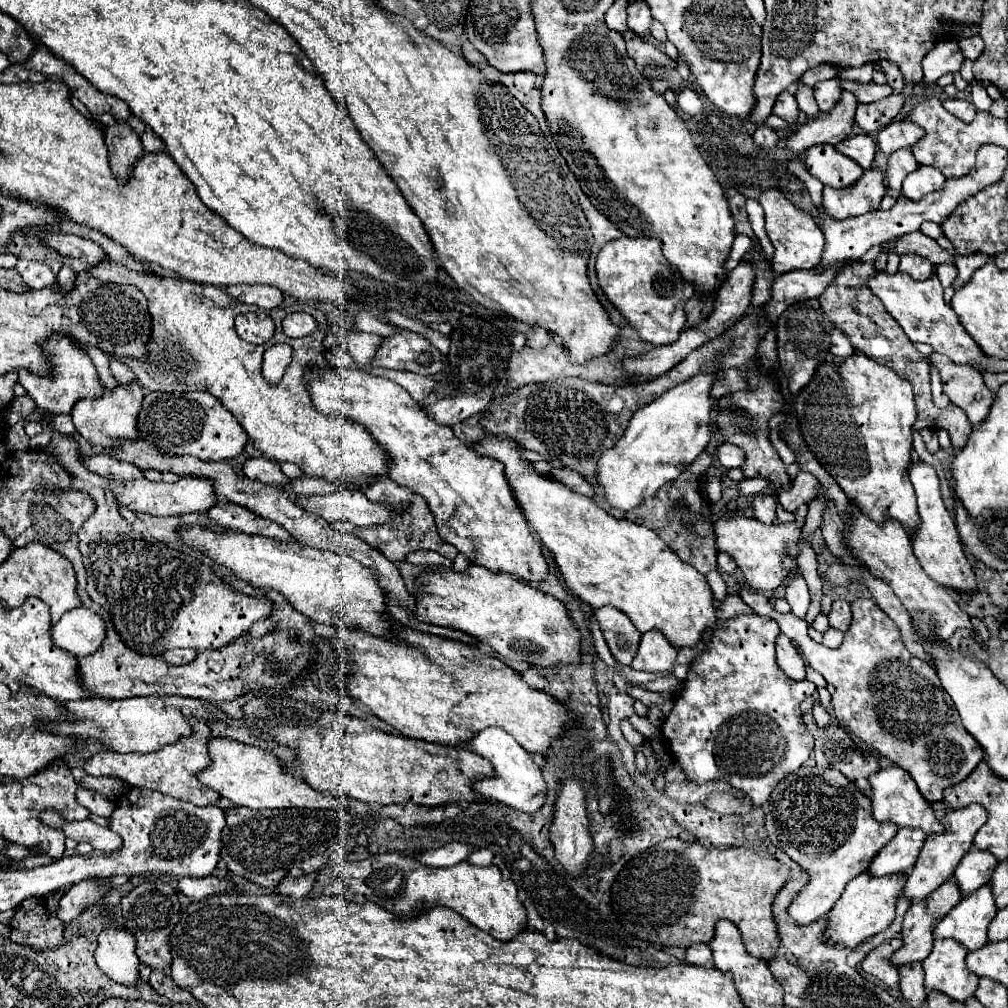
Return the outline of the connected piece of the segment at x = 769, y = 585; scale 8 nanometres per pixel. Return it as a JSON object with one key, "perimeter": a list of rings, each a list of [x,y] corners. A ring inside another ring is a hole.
{"perimeter":[[[725,517],[713,523],[715,541],[721,551],[727,551],[737,561],[741,573],[747,579],[747,585],[757,591],[773,591],[779,585],[783,585],[785,577],[789,575],[789,569],[783,565],[787,557],[797,559],[799,557],[799,541],[801,541],[801,529],[795,523],[773,523],[765,525],[757,519],[745,519],[745,517]]]}

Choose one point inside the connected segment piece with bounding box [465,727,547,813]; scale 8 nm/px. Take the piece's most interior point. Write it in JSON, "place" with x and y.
{"place":[519,784]}

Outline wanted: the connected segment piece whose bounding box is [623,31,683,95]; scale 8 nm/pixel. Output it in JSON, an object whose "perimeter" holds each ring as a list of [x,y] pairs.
{"perimeter":[[[625,31],[623,39],[627,45],[629,57],[635,61],[637,69],[645,75],[645,79],[649,79],[655,93],[663,95],[669,89],[673,93],[681,91],[683,77],[677,73],[675,59],[671,59],[671,57],[667,59],[667,55],[661,49],[657,49],[653,43],[645,41],[643,37],[639,37],[633,31]]]}

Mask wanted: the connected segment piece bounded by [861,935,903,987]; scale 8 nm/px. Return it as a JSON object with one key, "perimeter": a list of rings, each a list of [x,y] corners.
{"perimeter":[[[897,935],[891,941],[885,941],[879,947],[875,947],[873,951],[869,951],[869,955],[865,957],[865,961],[861,963],[863,971],[875,975],[877,979],[881,979],[889,987],[897,985],[899,983],[899,973],[897,973],[897,967],[891,963],[891,955],[901,945],[903,945],[903,939],[901,939],[901,935]]]}

